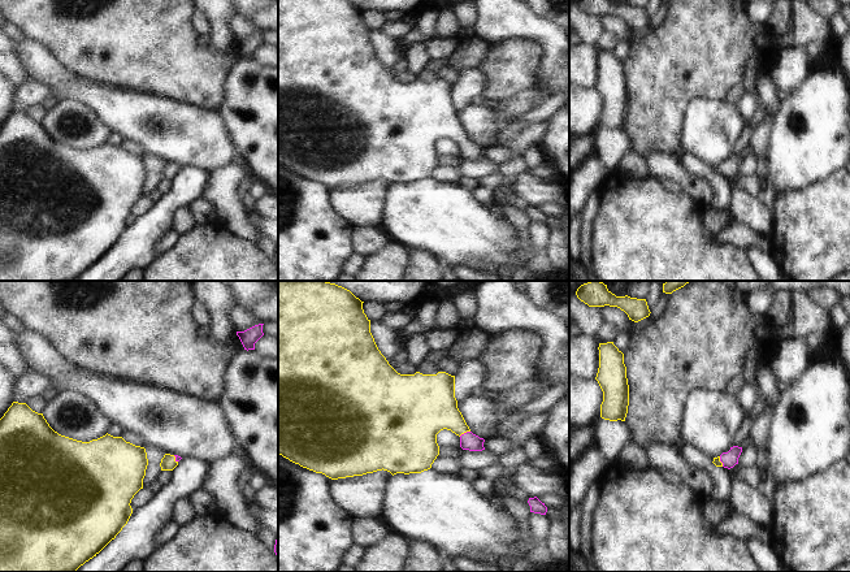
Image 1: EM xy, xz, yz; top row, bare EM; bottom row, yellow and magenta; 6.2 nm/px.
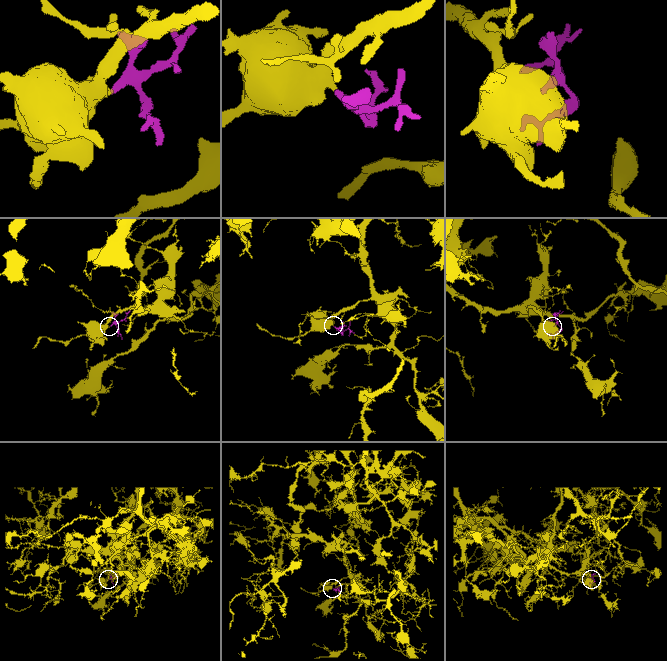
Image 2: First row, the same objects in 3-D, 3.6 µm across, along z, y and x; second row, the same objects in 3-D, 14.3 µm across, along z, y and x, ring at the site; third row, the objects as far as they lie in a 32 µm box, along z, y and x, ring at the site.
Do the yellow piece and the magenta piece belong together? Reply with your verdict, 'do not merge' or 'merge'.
merge

